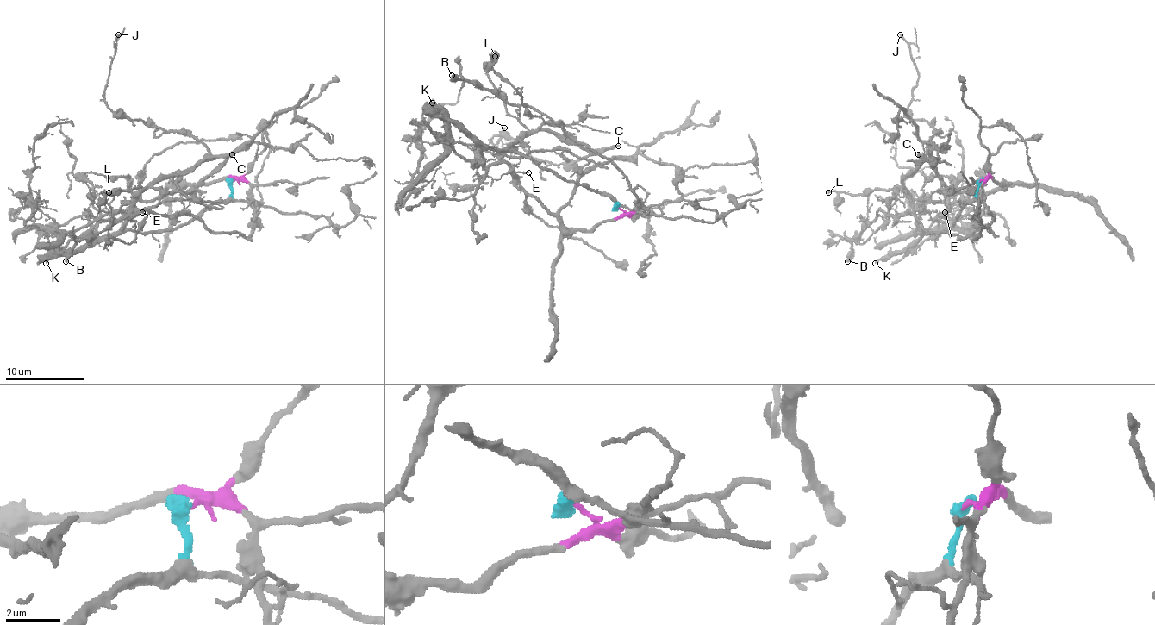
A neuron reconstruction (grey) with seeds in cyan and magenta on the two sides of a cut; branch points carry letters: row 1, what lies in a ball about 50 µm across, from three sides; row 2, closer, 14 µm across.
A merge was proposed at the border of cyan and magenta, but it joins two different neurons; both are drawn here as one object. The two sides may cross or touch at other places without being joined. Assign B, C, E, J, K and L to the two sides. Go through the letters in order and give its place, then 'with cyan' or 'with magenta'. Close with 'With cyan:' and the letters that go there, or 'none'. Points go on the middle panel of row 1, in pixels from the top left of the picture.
B: place (452, 75); with magenta
C: place (618, 146); with cyan
E: place (528, 172); with magenta
J: place (504, 128); with cyan
K: place (432, 103); with cyan
L: place (495, 56); with cyan
With cyan: C, J, K, L

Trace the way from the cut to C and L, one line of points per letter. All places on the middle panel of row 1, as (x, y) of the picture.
C: (619, 208), (613, 200), (560, 177), (511, 147), (542, 129), (570, 135), (591, 149), (619, 146)
L: (619, 208), (613, 200), (511, 147), (527, 129), (507, 112), (505, 96), (490, 78), (488, 65), (496, 55)

